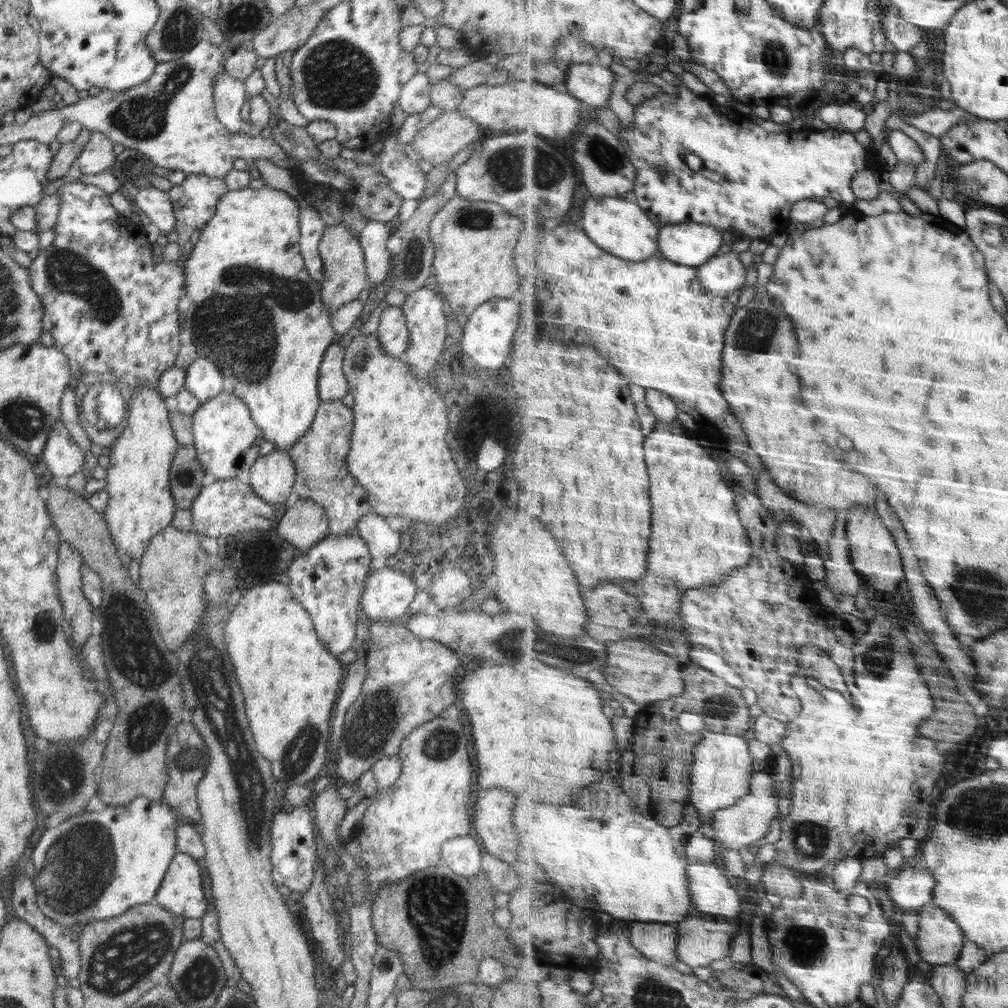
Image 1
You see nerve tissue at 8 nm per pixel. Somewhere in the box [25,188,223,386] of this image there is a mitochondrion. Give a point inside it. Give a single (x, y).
(66, 270)

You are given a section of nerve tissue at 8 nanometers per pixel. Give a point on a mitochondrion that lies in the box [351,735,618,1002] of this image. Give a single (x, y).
(435, 916)

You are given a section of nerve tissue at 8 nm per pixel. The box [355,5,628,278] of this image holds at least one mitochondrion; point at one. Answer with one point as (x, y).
(512, 169)

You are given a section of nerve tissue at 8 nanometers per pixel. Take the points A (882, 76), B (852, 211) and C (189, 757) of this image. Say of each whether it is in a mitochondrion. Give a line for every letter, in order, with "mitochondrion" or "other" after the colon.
A: other
B: other
C: mitochondrion

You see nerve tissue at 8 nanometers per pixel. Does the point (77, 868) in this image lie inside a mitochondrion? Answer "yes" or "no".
yes

